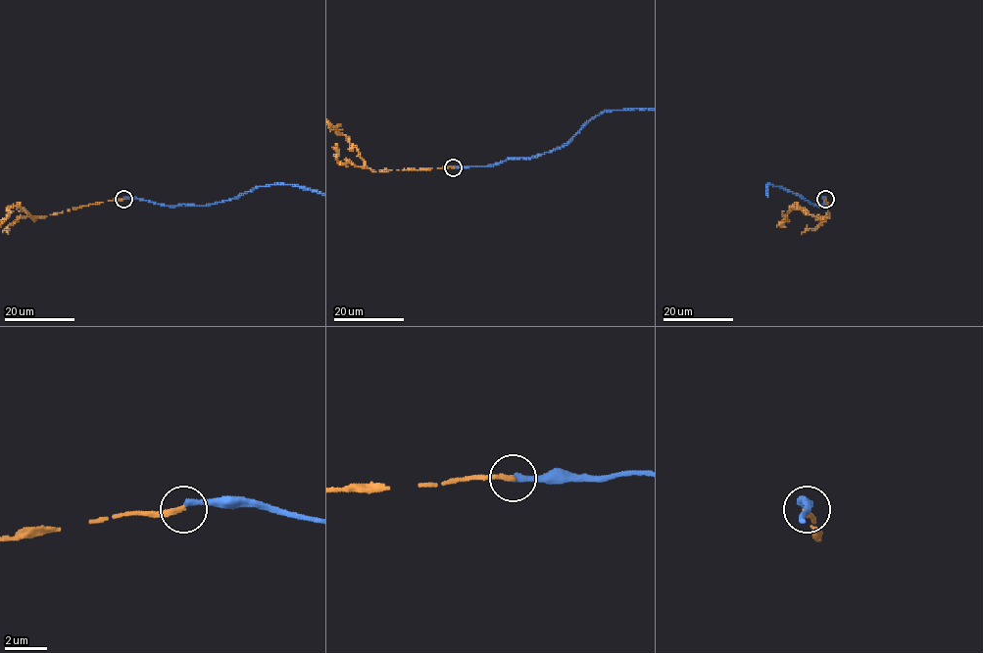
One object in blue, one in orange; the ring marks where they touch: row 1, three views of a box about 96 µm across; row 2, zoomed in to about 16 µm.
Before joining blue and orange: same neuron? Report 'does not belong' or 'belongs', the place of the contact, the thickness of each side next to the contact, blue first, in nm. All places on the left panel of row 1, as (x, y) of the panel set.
does not belong; place (123, 199); calibres 280 and 260 nm

